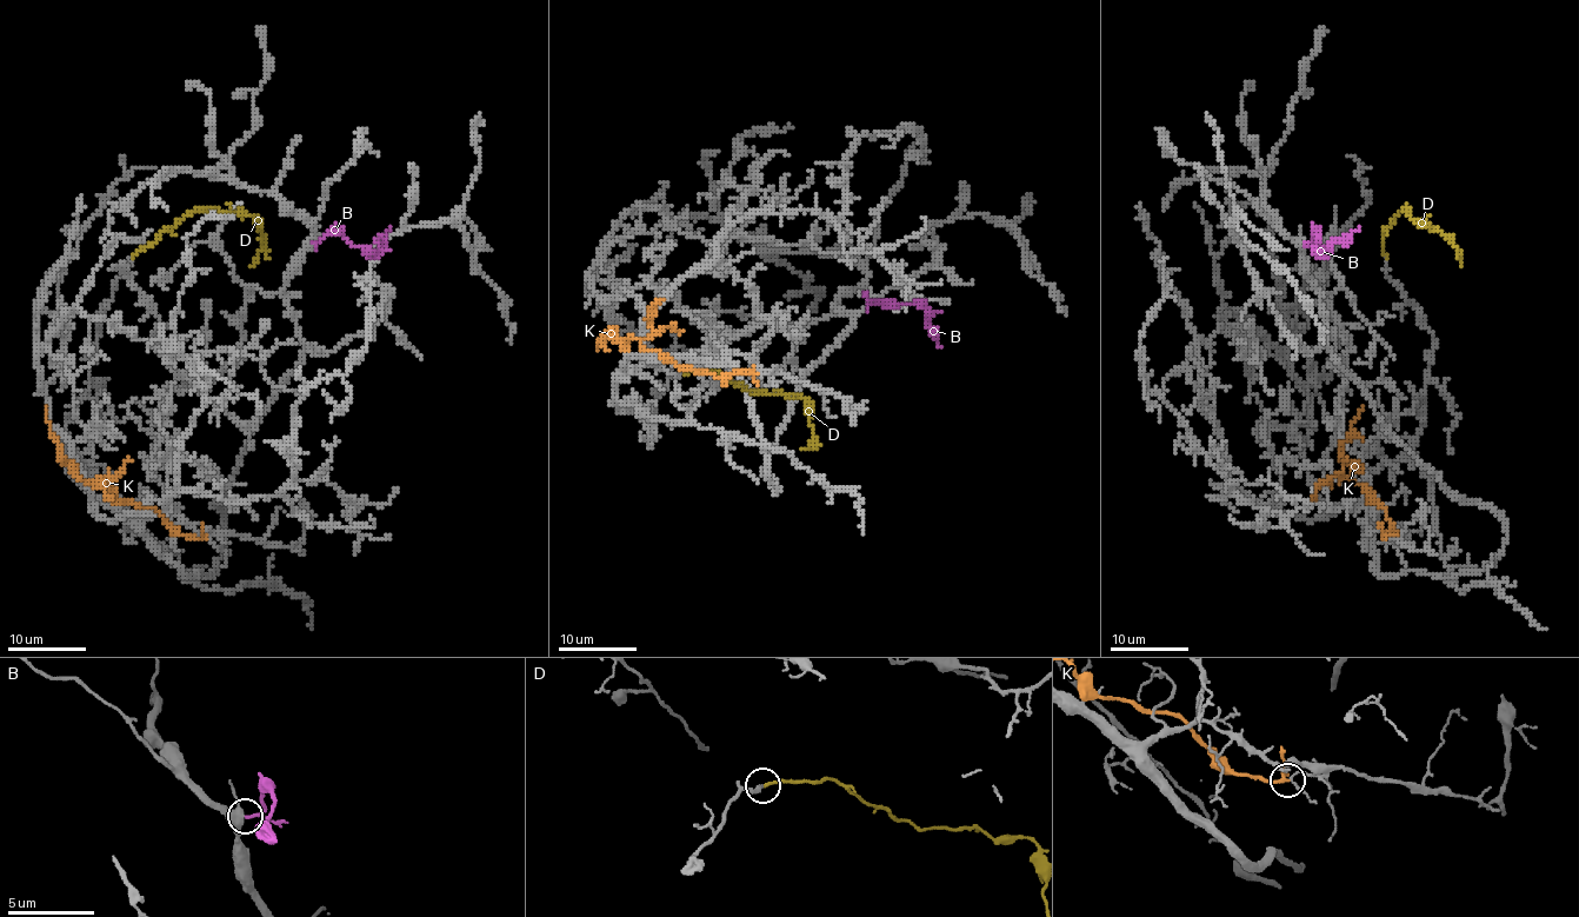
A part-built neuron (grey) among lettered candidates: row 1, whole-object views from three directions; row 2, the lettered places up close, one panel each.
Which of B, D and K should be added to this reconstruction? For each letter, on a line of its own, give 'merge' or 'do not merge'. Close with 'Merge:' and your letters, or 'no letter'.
B: merge
D: merge
K: do not merge
Merge: B, D

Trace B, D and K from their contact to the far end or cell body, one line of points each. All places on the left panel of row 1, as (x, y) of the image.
B: (314, 243), (328, 233), (340, 231), (354, 245), (373, 253), (377, 239), (391, 225)
D: (131, 254), (193, 210), (219, 207), (248, 213), (257, 221), (264, 245), (251, 265)
K: (205, 538), (181, 536), (157, 511), (124, 503), (107, 487), (82, 479), (59, 452), (45, 405)

